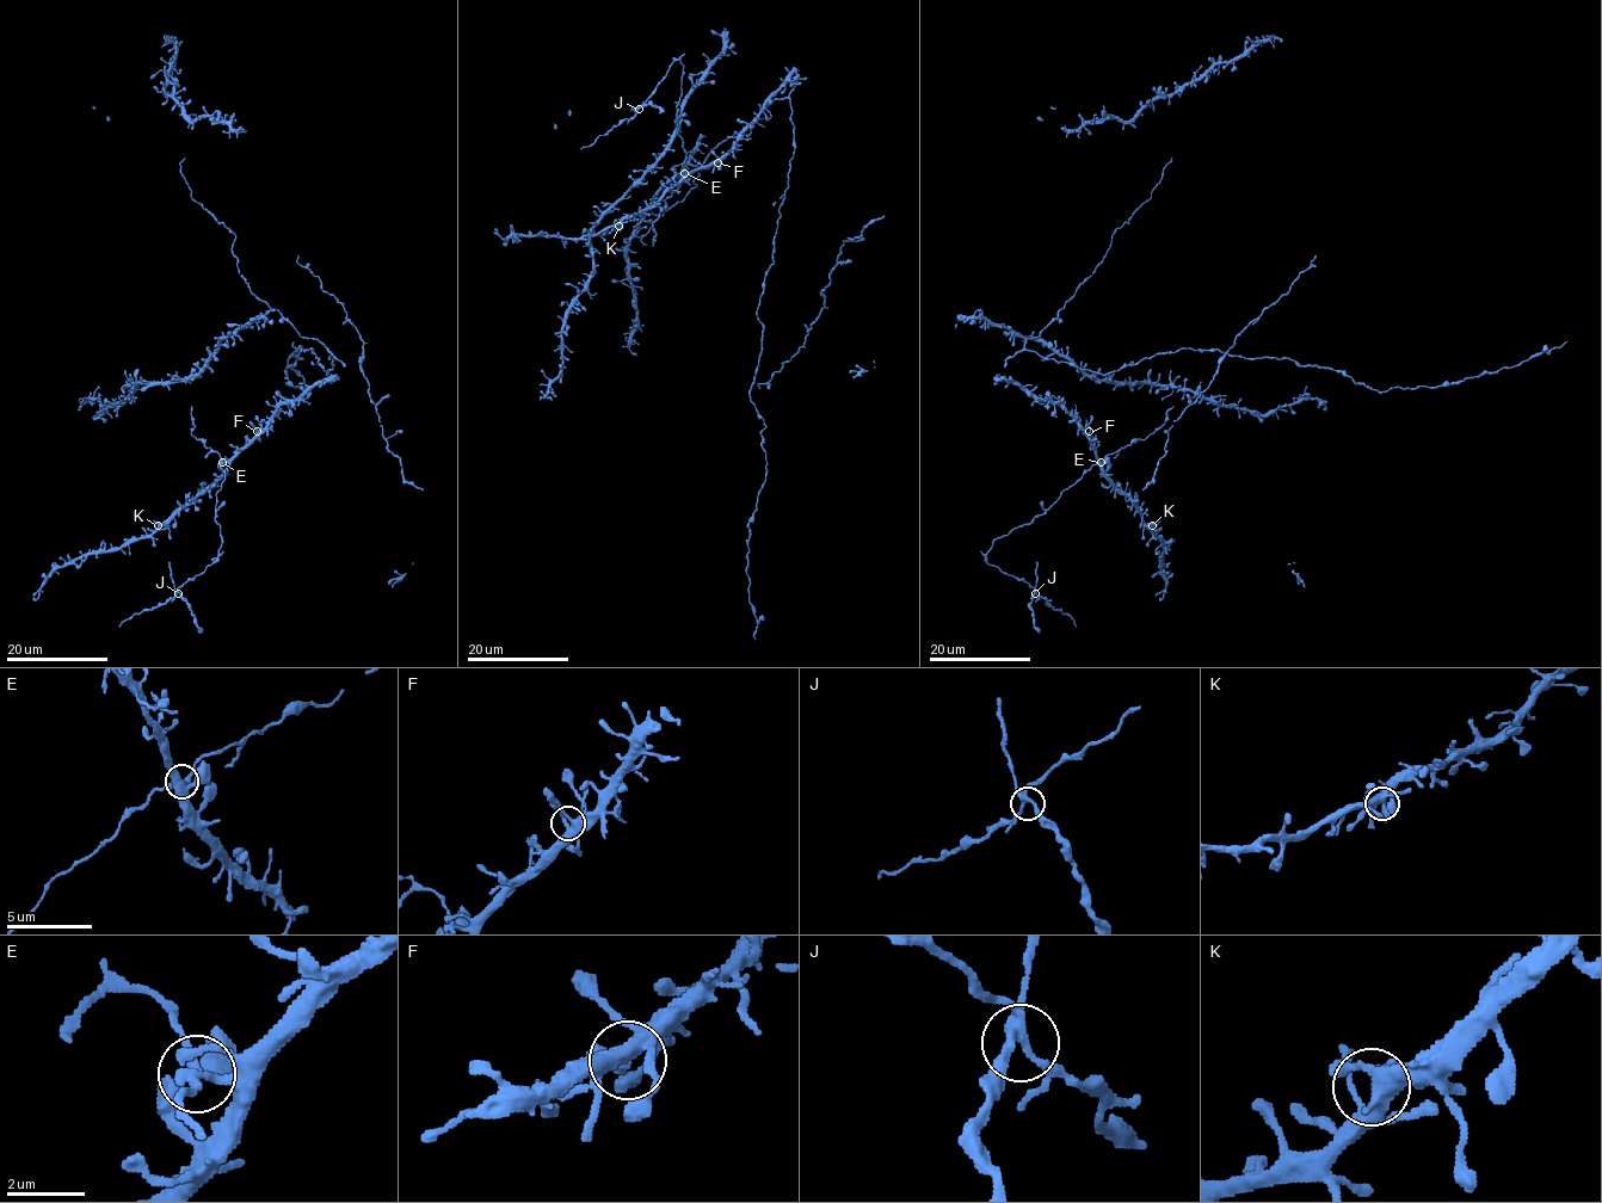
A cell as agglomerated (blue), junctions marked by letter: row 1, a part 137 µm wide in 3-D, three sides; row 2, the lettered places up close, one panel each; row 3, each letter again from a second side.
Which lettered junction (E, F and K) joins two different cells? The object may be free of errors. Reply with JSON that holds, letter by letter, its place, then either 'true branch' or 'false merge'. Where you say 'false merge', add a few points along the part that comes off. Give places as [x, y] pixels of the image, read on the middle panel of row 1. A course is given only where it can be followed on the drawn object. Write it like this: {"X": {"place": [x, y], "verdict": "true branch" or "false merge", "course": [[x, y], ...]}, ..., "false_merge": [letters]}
{"E": {"place": [684, 173], "verdict": "false merge", "course": [[683, 173], [686, 153], [677, 134], [676, 105], [681, 96], [683, 68], [678, 59], [634, 116], [580, 149]]}, "F": {"place": [718, 162], "verdict": "true branch"}, "K": {"place": [618, 226], "verdict": "true branch"}, "false_merge": ["E"]}

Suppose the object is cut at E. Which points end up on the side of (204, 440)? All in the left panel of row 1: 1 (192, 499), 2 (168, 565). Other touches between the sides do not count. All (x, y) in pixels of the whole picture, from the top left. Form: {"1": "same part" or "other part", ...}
{"1": "other part", "2": "same part"}

